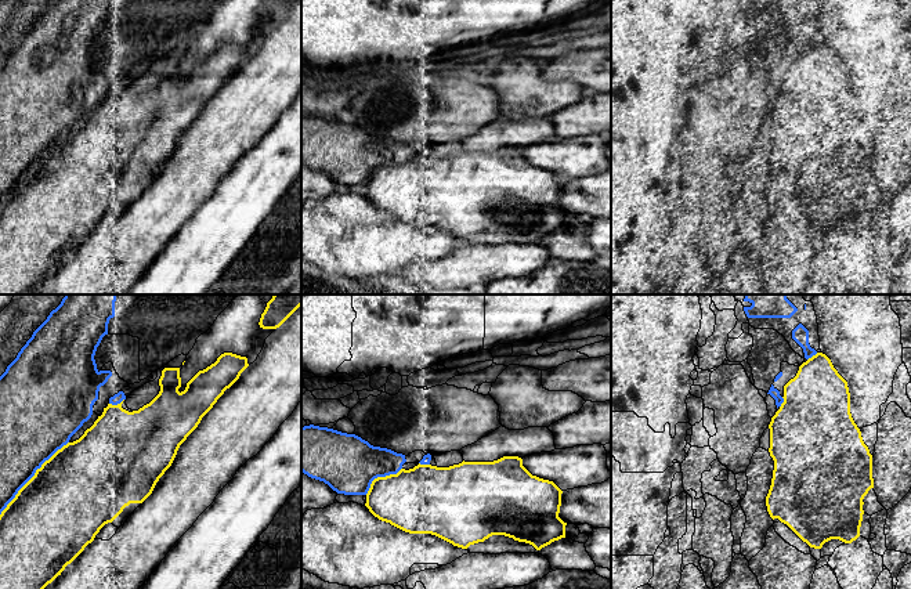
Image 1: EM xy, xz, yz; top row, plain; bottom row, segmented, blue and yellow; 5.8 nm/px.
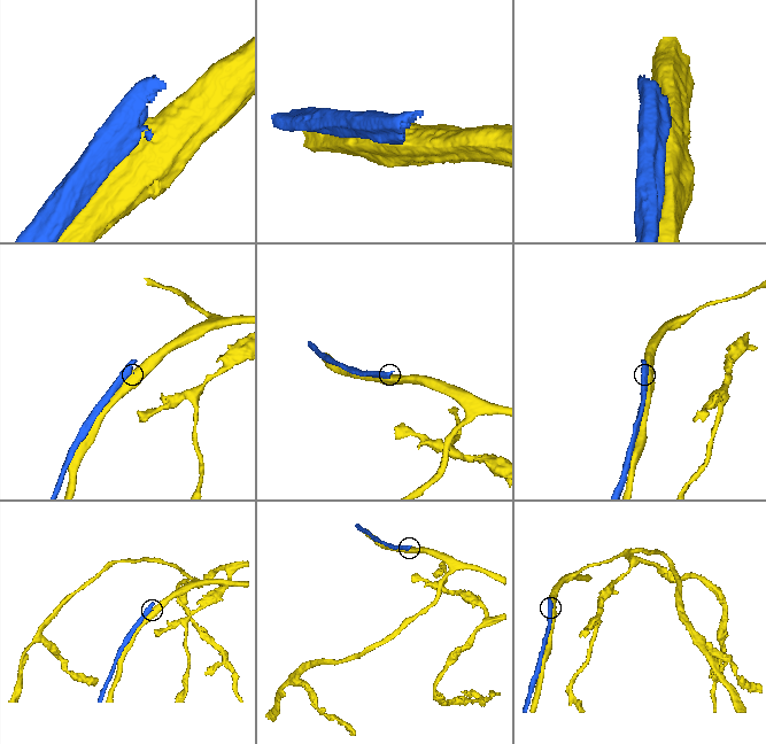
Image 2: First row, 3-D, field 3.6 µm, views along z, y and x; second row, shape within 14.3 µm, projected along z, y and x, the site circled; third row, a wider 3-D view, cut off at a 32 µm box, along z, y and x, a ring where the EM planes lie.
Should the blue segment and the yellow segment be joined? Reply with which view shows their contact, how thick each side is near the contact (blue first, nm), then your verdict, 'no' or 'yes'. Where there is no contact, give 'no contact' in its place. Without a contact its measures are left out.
xy | 360/500 nm | no

